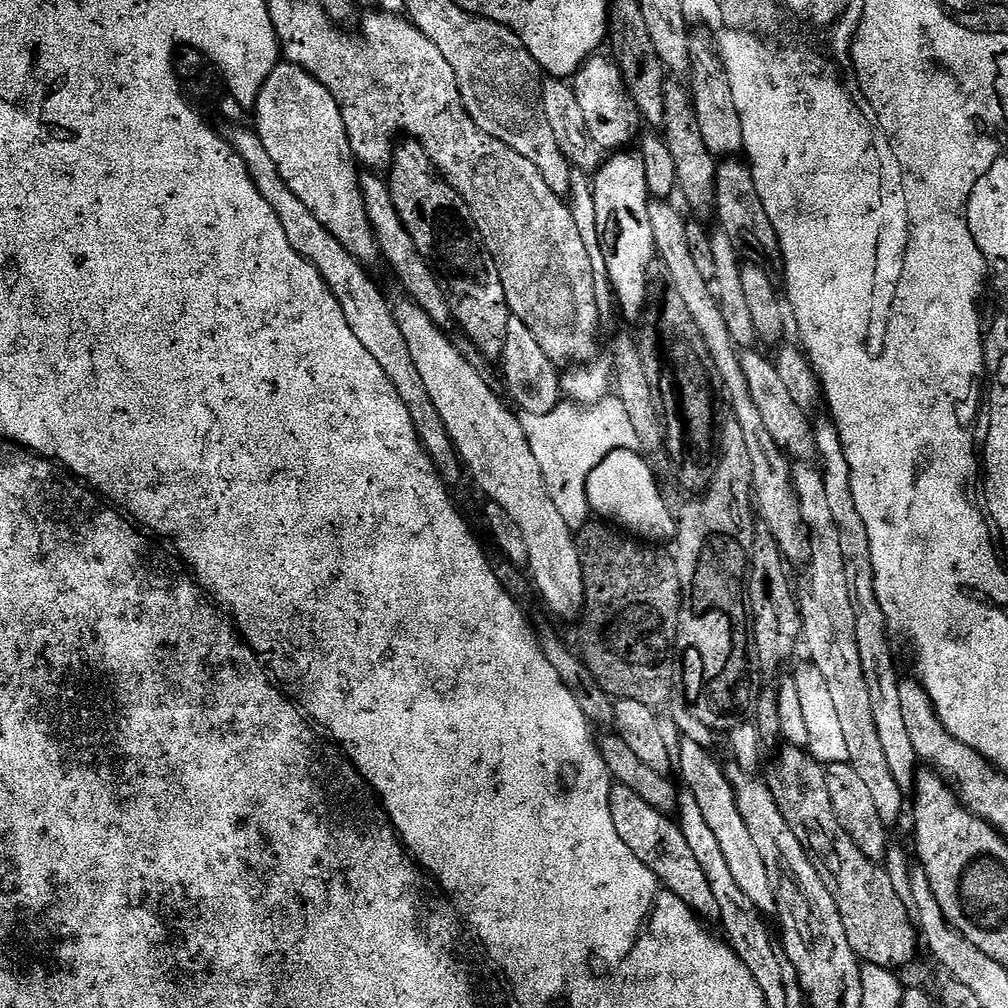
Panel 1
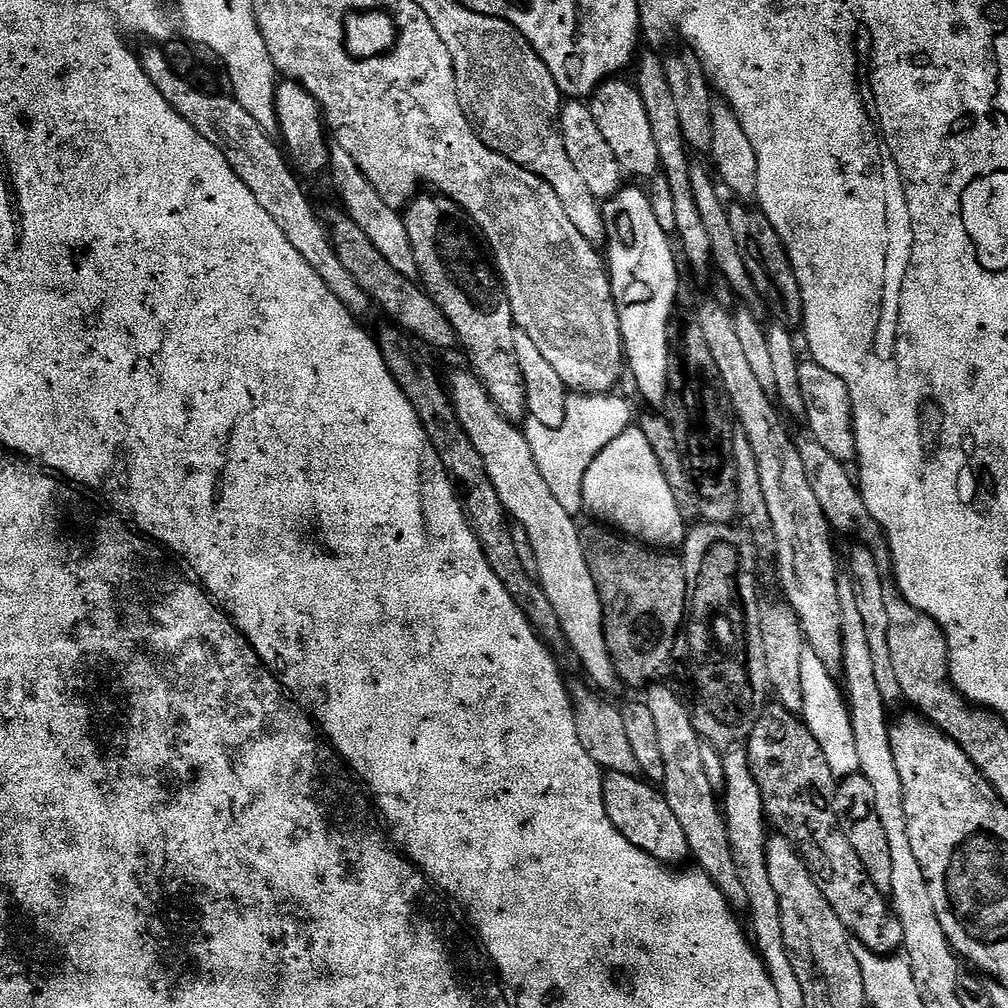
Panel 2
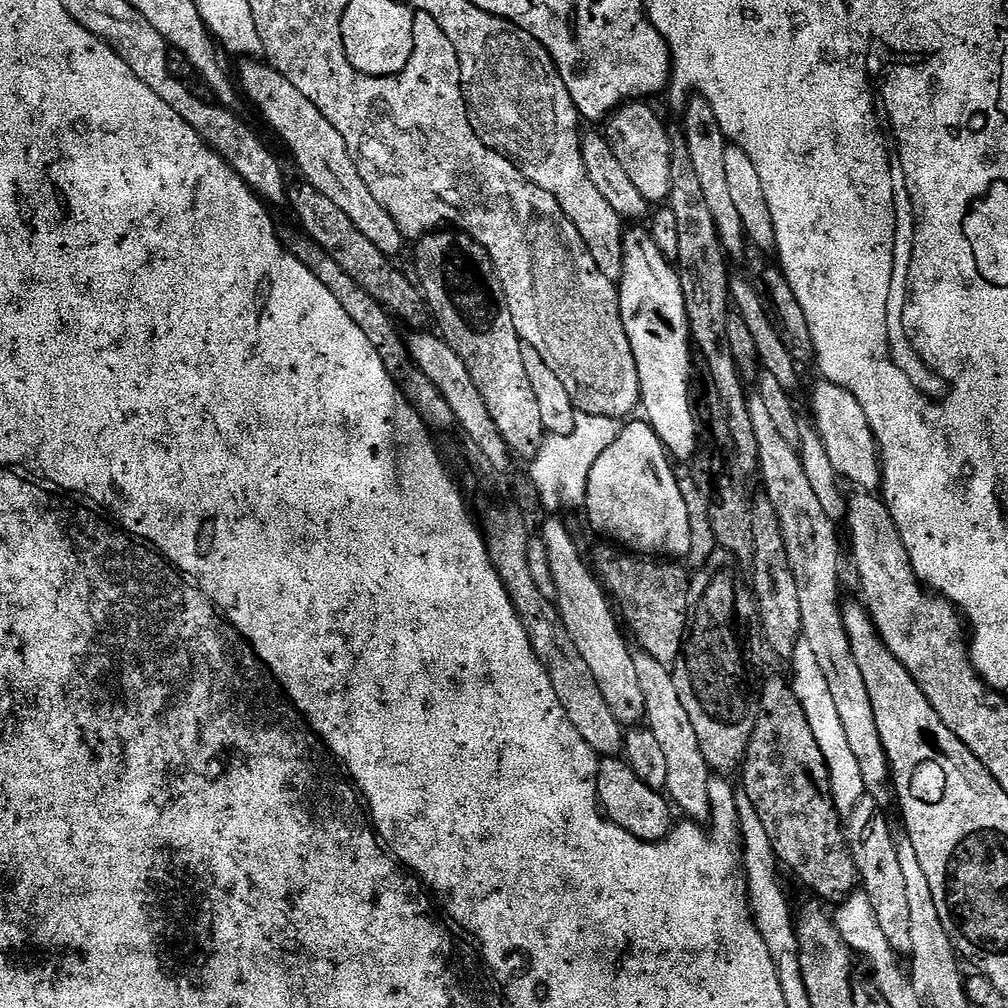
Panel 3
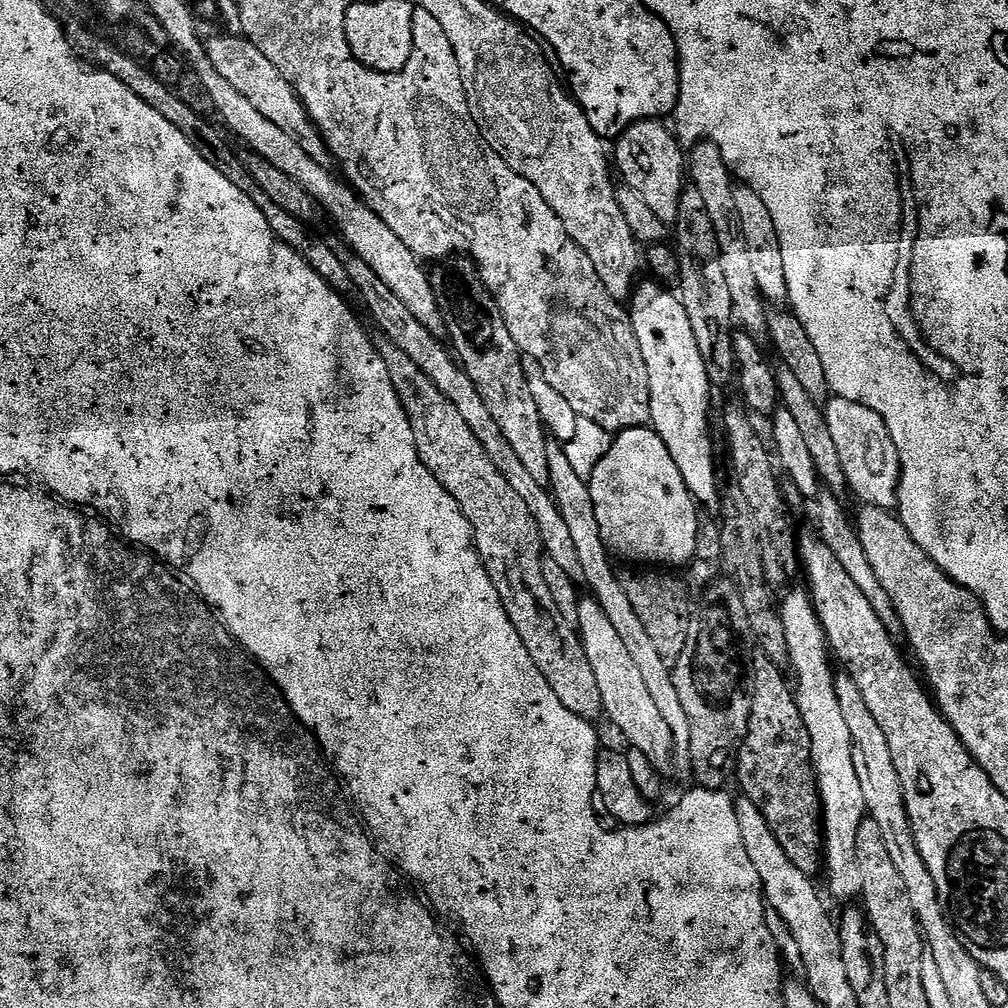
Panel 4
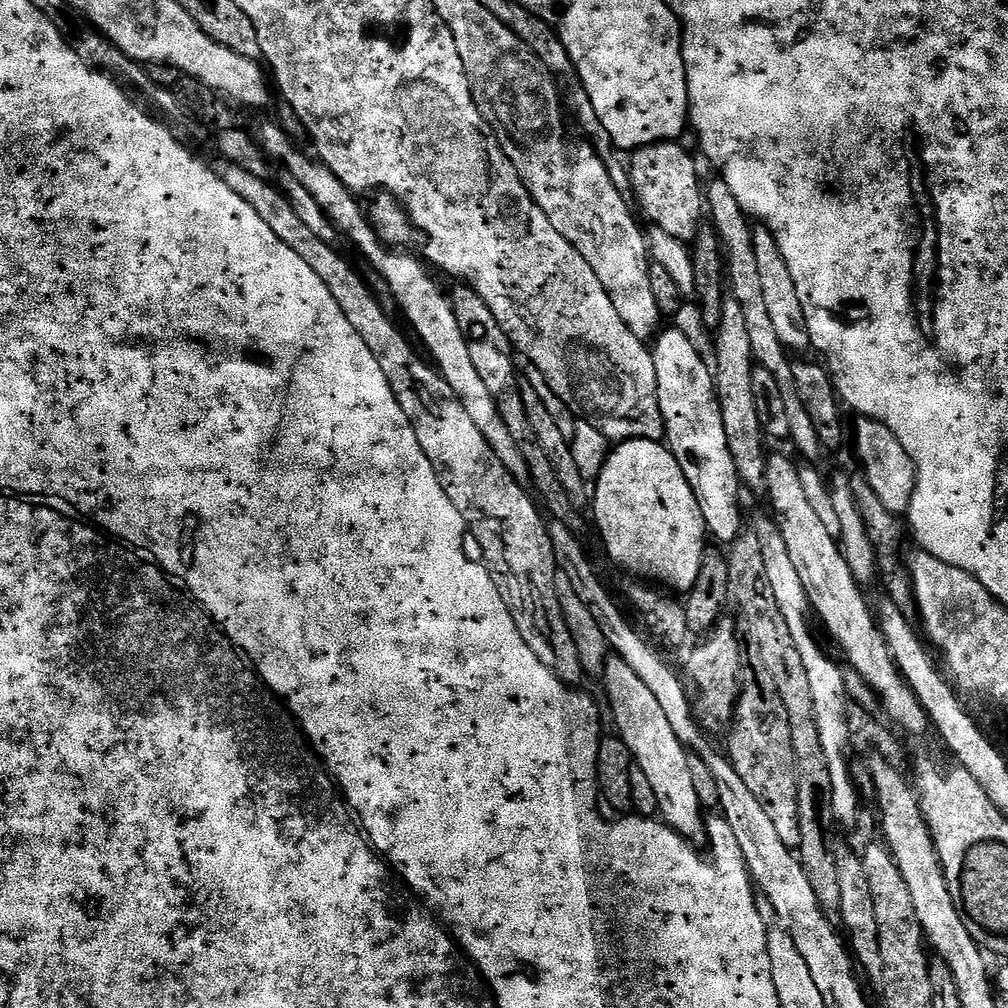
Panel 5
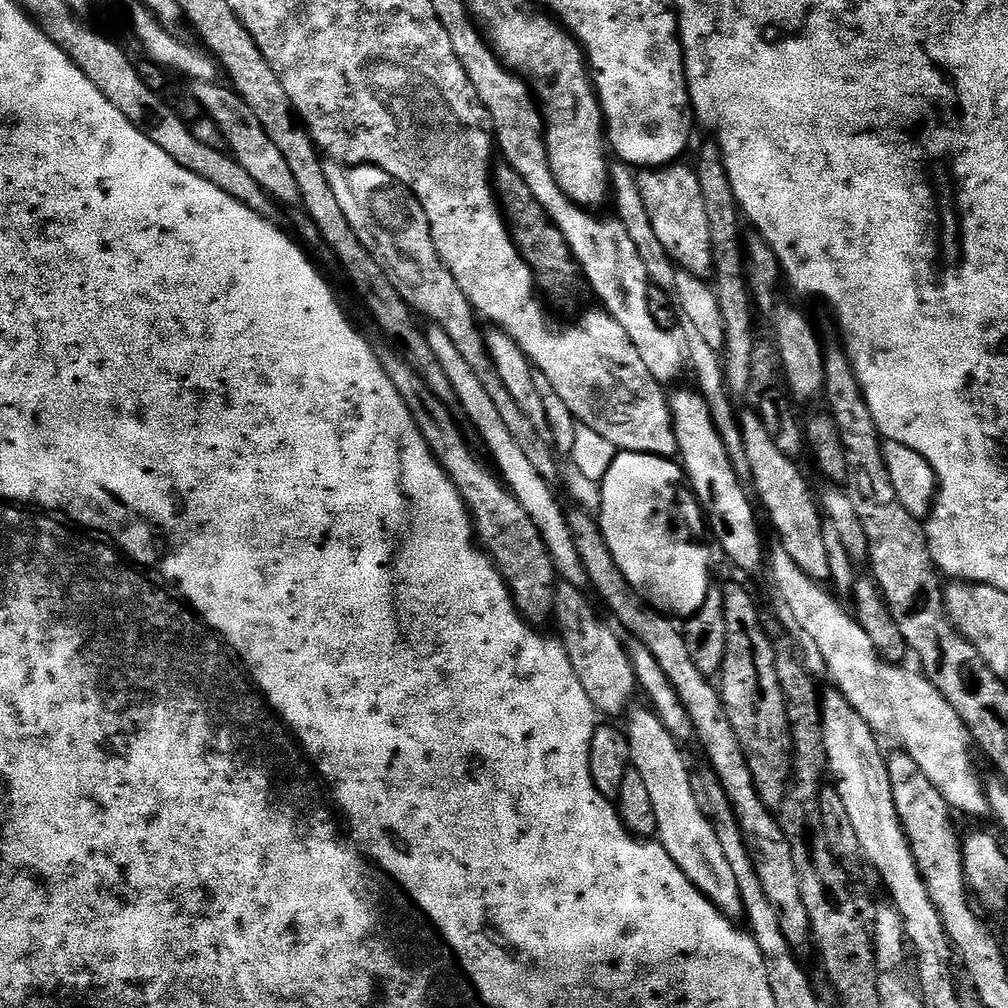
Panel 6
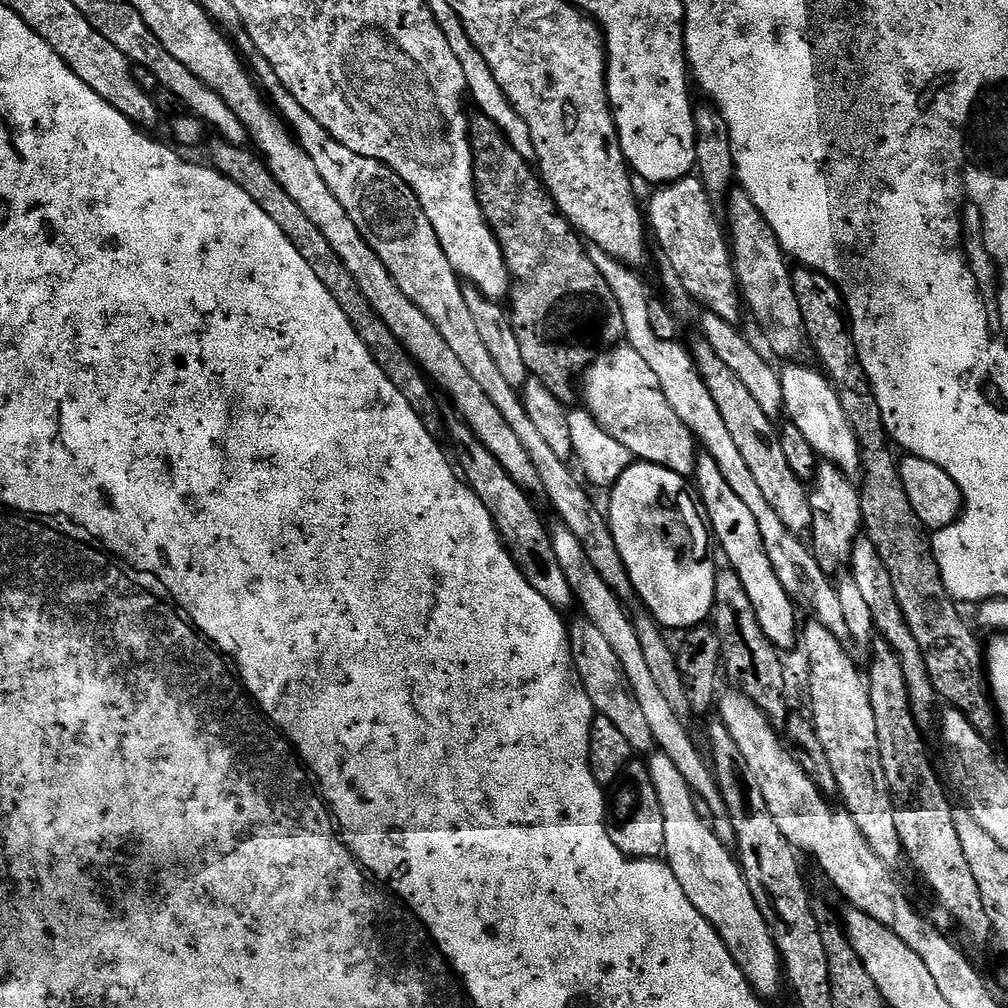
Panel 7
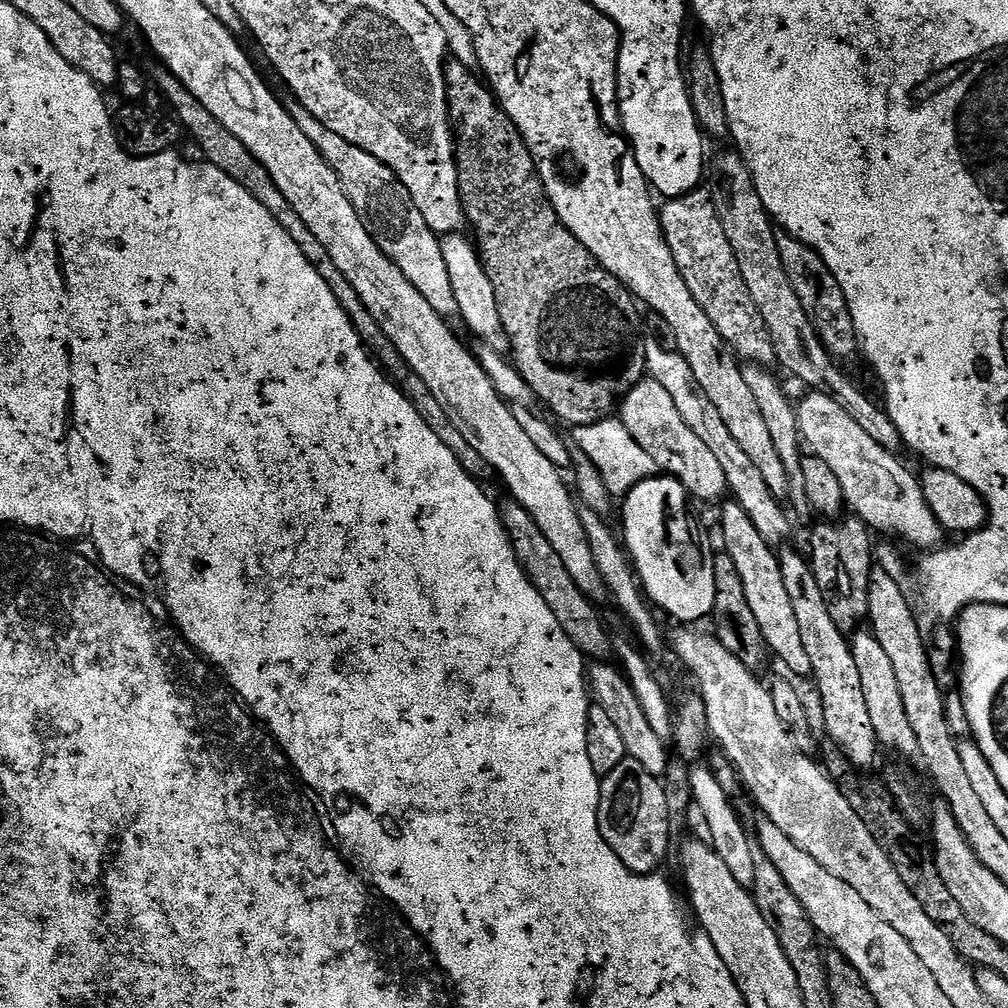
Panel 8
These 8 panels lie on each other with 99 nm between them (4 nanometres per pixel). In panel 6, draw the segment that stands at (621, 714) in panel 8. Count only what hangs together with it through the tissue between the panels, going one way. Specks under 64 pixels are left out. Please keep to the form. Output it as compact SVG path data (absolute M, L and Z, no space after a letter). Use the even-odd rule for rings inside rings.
M559 581L556 585L553 615L560 626L562 632L560 638L575 673L578 674L578 680L583 690L589 695L597 713L606 718L616 718L612 716L629 711L628 706L638 690L636 675L629 660L627 647L600 621L584 594L572 583Z

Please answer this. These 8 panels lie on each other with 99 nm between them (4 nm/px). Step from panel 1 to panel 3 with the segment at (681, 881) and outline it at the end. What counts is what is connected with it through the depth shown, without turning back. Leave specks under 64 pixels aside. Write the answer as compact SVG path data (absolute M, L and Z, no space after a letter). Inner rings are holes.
M619 755L601 759L596 779L596 799L607 819L639 840L662 840L674 827L673 809L665 793L655 792L653 788L646 786L646 782L642 782L642 778L634 774L628 761Z

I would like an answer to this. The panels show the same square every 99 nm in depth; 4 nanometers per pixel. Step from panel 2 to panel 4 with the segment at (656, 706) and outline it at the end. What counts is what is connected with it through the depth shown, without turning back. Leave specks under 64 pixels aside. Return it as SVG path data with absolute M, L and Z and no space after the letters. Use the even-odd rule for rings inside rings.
M549 439L546 446L546 462L550 466L550 478L547 487L552 493L552 497L556 500L558 510L562 510L562 519L566 522L567 528L570 529L570 535L574 541L574 546L578 549L578 560L582 562L582 574L584 575L583 583L592 587L591 595L600 603L602 610L606 610L606 618L610 618L610 623L614 625L614 630L618 630L618 635L622 637L622 643L625 644L626 650L630 654L630 659L637 664L638 670L642 673L642 678L646 681L646 686L658 710L662 714L662 718L666 718L666 726L670 726L670 734L673 738L674 764L678 769L691 769L692 759L690 758L690 718L686 718L686 710L682 710L682 698L678 698L678 690L674 686L674 678L672 677L672 668L662 658L662 654L658 654L658 649L654 647L654 641L650 639L650 634L646 634L646 626L642 626L642 618L638 618L638 614L634 614L634 606L630 606L630 598L626 598L626 590L622 590L622 582L618 572L612 569L613 557L608 551L608 547L604 544L602 538L602 530L598 530L598 514L594 514L594 498L589 481L583 480L577 475L577 471L570 466L570 460L565 452L565 445L559 439Z

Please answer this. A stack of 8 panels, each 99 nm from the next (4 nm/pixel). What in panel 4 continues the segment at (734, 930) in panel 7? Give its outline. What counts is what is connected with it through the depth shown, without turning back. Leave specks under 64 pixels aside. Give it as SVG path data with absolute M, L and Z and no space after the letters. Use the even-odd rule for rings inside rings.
M595 598L581 599L578 618L580 619L578 635L586 650L586 658L590 658L594 678L598 678L598 690L602 690L604 716L612 719L613 726L629 740L627 743L631 747L642 750L642 754L646 754L646 758L654 762L660 773L667 773L667 768L671 769L674 764L670 726L666 726L666 718L662 718L658 705L650 695L637 664L630 659L618 630L614 630L610 618L606 618L606 610L602 610L602 606Z

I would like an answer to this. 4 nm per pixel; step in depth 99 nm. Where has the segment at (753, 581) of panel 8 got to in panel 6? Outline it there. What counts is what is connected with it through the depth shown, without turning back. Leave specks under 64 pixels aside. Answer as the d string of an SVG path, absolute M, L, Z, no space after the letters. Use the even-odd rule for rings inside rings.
M689 388L671 393L670 396L679 463L684 469L684 475L688 477L689 484L692 485L692 492L700 501L707 527L711 535L712 532L716 535L721 550L742 571L752 572L766 560L766 548L764 552L764 544L760 541L760 524L756 521L757 509L750 499L749 489L742 482L738 482L738 474L734 474L730 454L726 454L726 446L714 426L714 418L710 418L710 406L699 391Z

